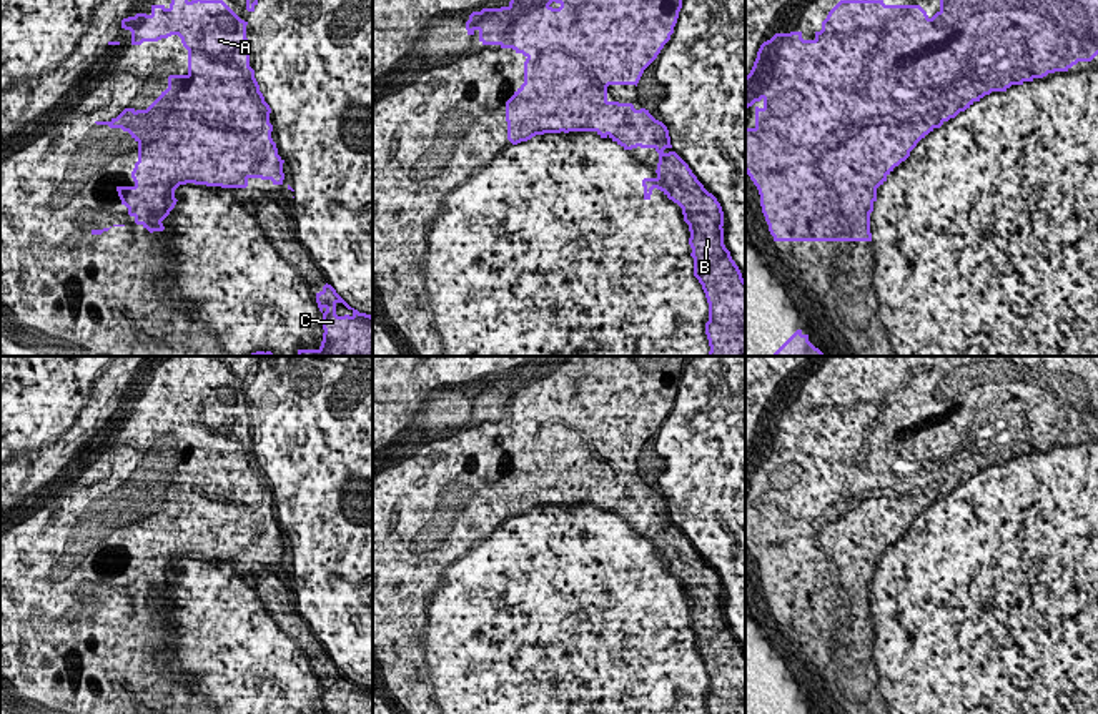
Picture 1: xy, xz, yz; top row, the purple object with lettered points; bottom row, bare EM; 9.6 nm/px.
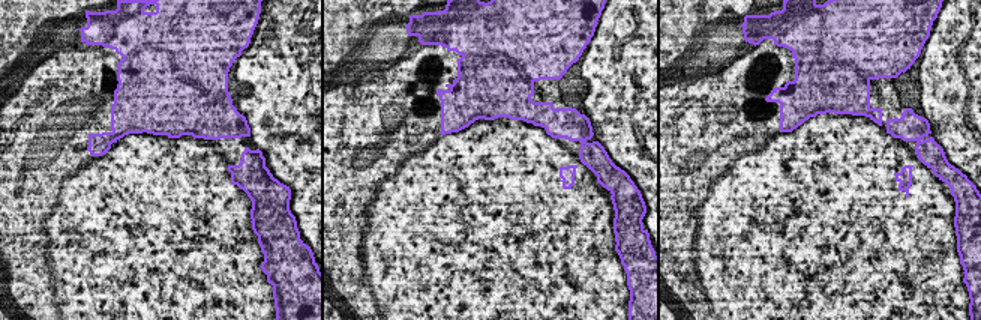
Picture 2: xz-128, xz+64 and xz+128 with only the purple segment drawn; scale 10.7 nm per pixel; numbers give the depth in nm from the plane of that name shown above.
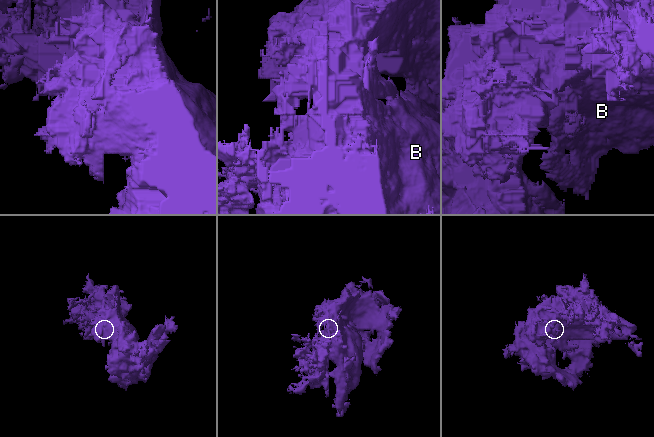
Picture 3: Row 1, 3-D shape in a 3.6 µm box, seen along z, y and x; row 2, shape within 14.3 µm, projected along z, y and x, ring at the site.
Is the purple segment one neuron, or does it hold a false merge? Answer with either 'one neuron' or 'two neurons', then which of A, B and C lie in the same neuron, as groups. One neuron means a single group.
one neuron; groups A B C

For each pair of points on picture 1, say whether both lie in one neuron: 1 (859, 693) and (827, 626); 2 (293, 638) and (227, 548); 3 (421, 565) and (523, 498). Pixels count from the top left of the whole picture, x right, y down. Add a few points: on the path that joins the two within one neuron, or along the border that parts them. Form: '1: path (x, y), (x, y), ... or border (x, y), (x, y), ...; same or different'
1: path (855, 676), (850, 663), (834, 643); same
2: path (267, 626), (233, 593), (233, 575); same
3: border (451, 551), (435, 571), (431, 586); different

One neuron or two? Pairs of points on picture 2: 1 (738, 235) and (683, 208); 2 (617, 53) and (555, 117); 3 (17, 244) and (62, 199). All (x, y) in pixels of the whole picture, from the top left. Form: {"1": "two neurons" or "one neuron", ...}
{"1": "two neurons", "2": "two neurons", "3": "two neurons"}

